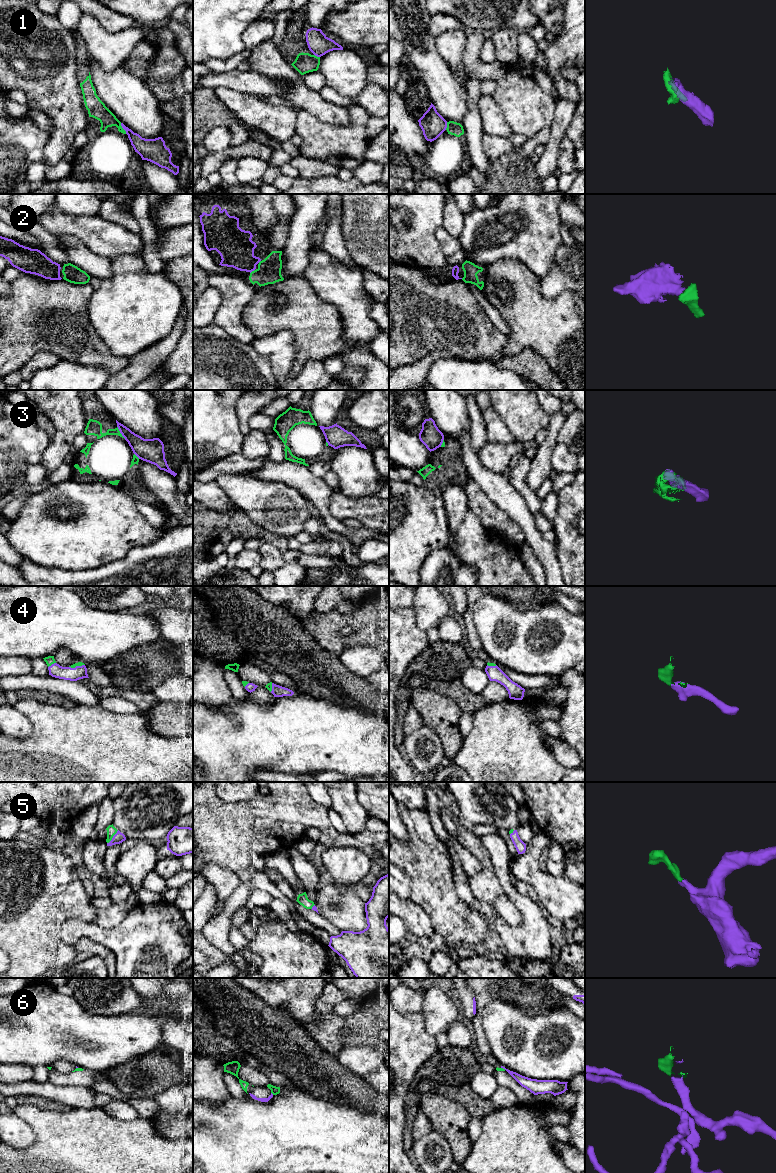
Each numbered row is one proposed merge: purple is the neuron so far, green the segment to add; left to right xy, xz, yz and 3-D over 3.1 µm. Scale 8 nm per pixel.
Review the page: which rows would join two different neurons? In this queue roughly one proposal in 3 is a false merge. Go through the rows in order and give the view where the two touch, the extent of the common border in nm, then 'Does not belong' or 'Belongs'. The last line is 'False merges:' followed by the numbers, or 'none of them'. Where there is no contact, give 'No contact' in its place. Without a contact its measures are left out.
1: Touches purple in xy. Shared border 100 nm. Does not belong
2: Touches purple in xz. Shared border 50 nm. Belongs
3: Touches purple in xy. Shared border 120 nm. Does not belong
4: Touches purple in xy. Shared border 80 nm. Belongs
5: Touches purple in xy. Shared border 140 nm. Belongs
6: Touches purple in yz. Shared border 40 nm. Does not belong
False merges: 1, 3, 6

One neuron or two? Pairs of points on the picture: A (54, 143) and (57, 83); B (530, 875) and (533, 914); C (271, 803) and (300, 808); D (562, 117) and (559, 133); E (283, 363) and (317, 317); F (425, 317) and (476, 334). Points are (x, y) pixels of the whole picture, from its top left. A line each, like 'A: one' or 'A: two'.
A: one
B: two
C: one
D: one
E: two
F: one

